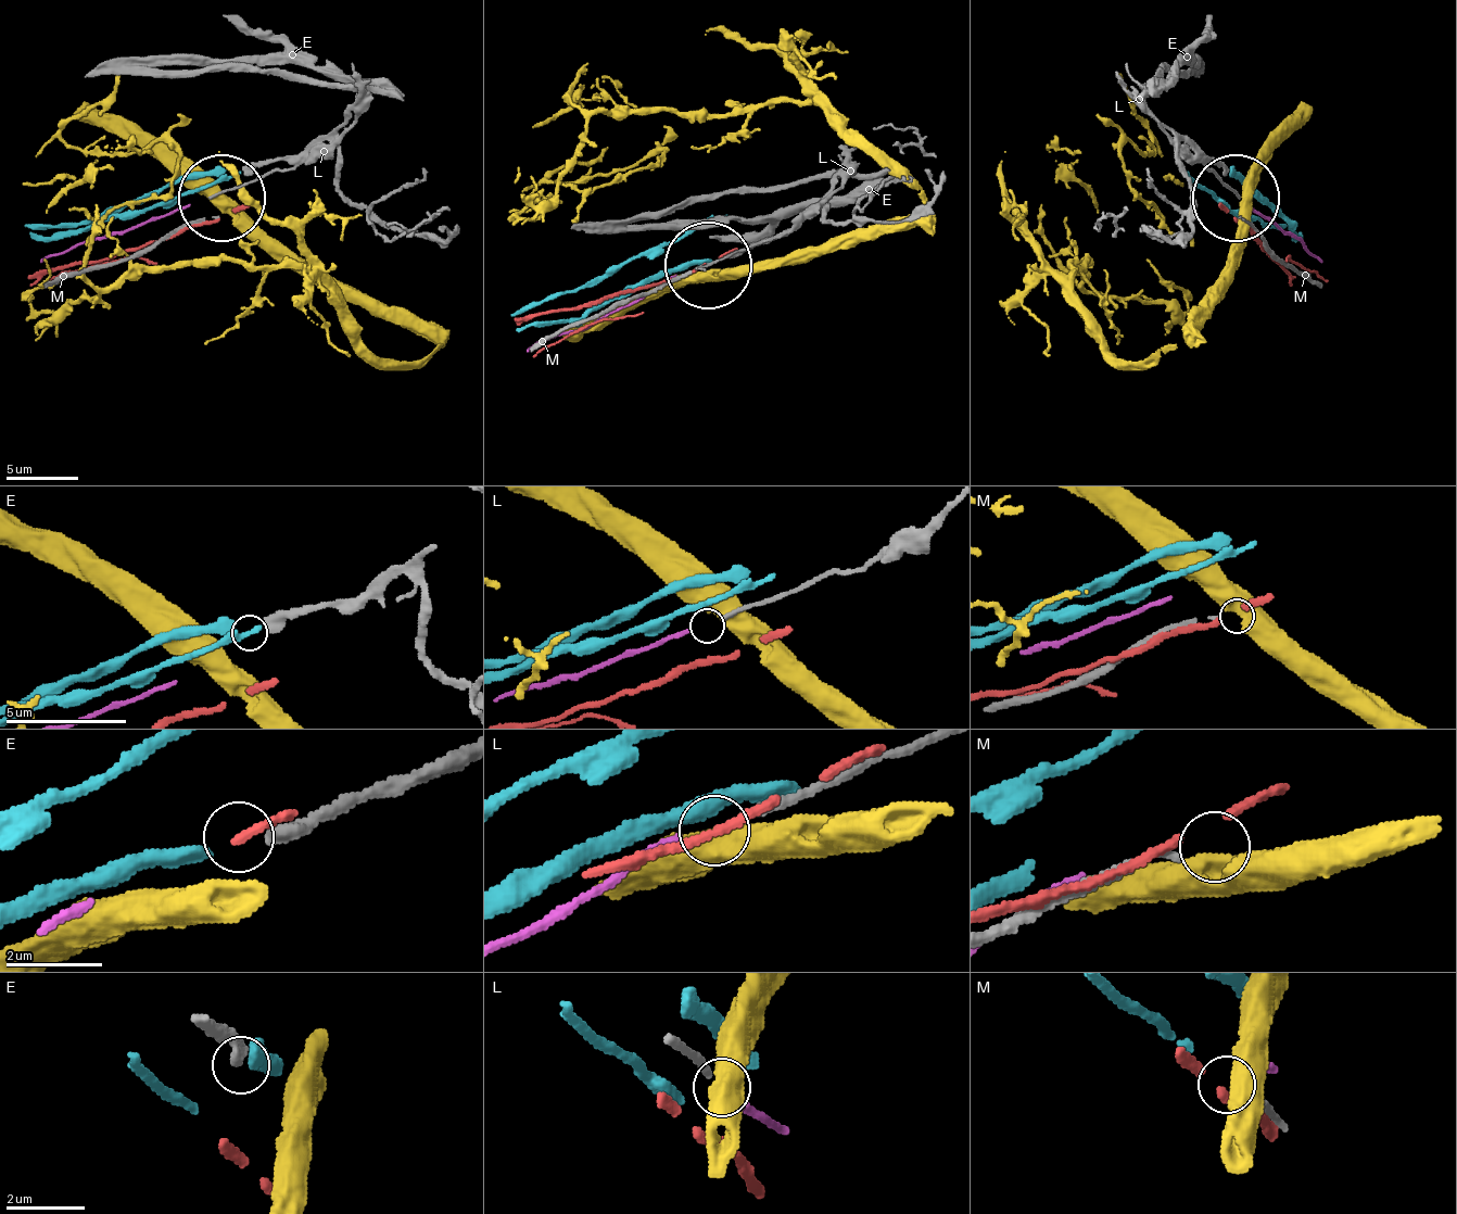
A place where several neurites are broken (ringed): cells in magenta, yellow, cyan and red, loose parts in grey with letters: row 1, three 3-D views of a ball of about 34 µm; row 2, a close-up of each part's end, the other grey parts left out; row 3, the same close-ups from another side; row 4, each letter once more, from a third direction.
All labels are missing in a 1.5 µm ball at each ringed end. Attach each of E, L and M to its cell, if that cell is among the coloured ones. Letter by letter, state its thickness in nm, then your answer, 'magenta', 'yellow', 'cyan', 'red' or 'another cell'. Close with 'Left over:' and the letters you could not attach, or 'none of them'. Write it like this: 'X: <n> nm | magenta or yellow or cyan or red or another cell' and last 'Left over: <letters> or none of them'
E: 420 nm | cyan
L: 180 nm | magenta
M: 100 nm | yellow
Left over: none of them

